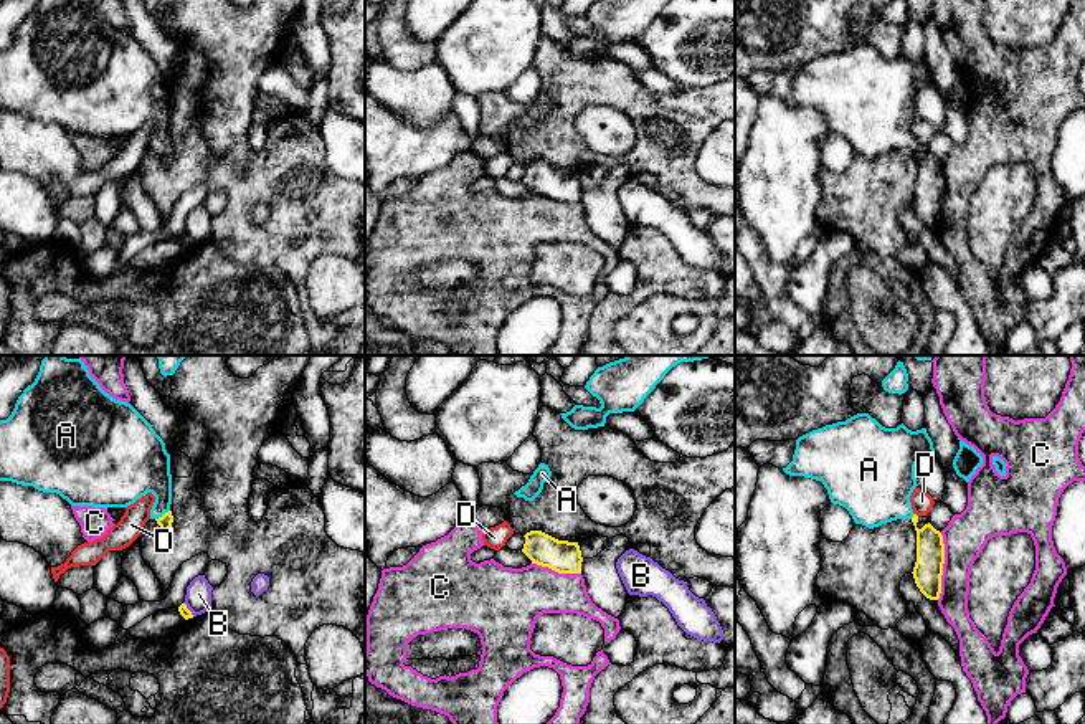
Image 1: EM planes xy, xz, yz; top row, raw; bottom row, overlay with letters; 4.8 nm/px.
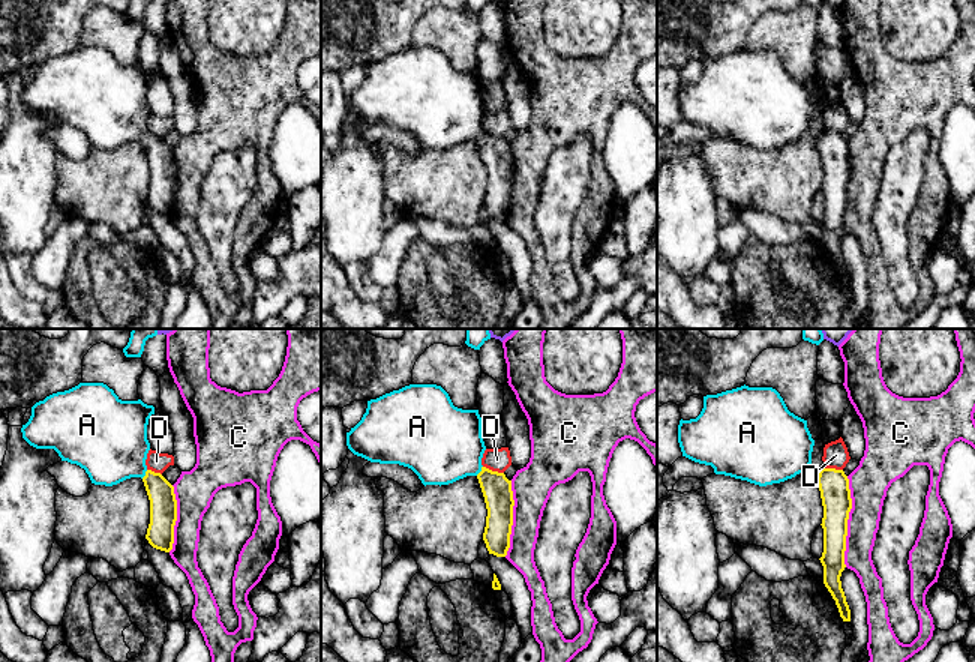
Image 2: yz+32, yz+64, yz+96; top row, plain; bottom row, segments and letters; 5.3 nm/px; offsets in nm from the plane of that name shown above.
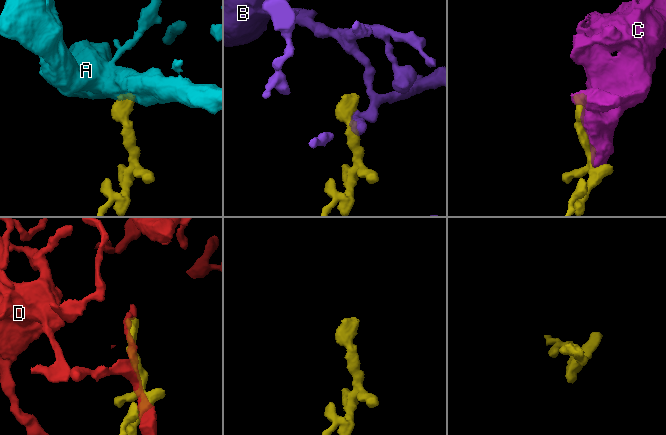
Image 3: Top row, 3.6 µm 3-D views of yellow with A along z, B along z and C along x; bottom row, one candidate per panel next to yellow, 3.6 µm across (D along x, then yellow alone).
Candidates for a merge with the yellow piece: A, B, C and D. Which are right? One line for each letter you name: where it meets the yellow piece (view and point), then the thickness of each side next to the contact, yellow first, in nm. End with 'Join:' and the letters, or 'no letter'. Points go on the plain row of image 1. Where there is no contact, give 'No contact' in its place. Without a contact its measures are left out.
A: Touches yellow at xy (164, 144). Thickness 70 nm (yellow) against 240 nm
Join: A

